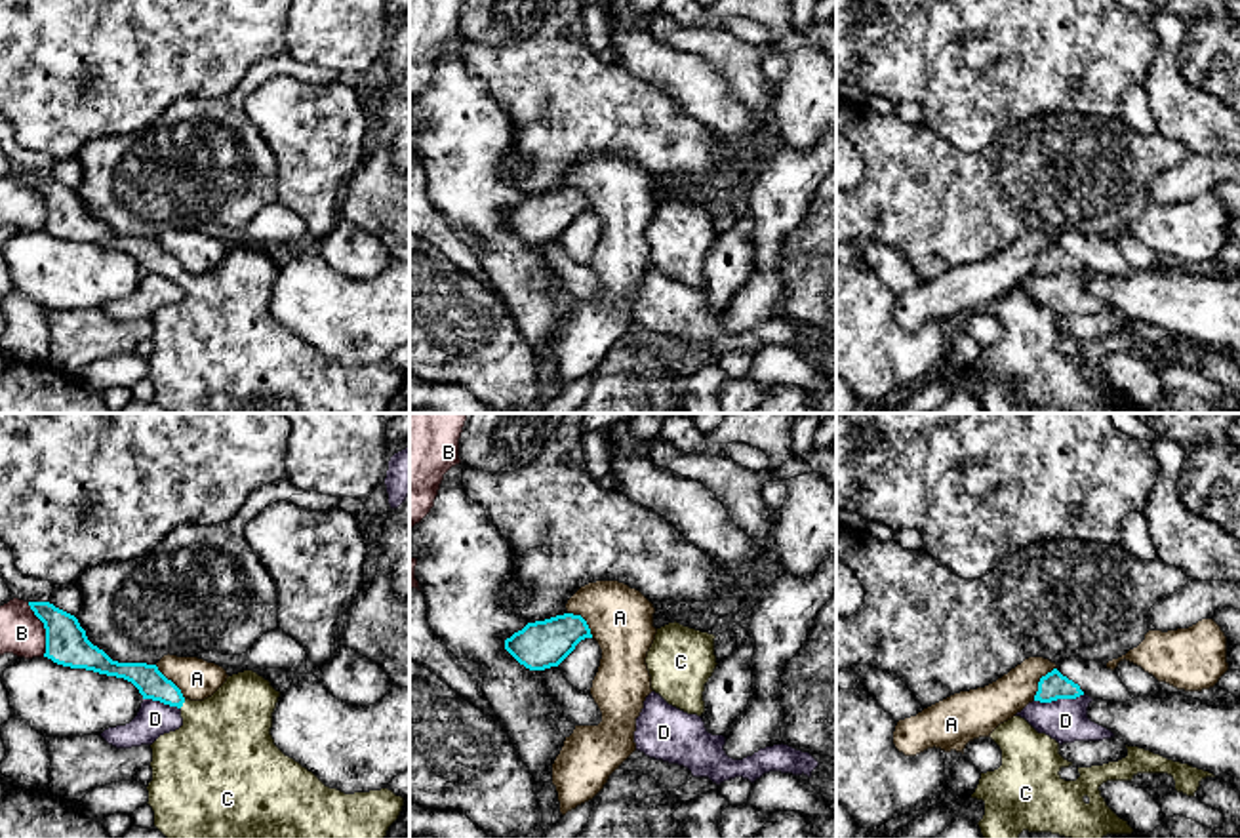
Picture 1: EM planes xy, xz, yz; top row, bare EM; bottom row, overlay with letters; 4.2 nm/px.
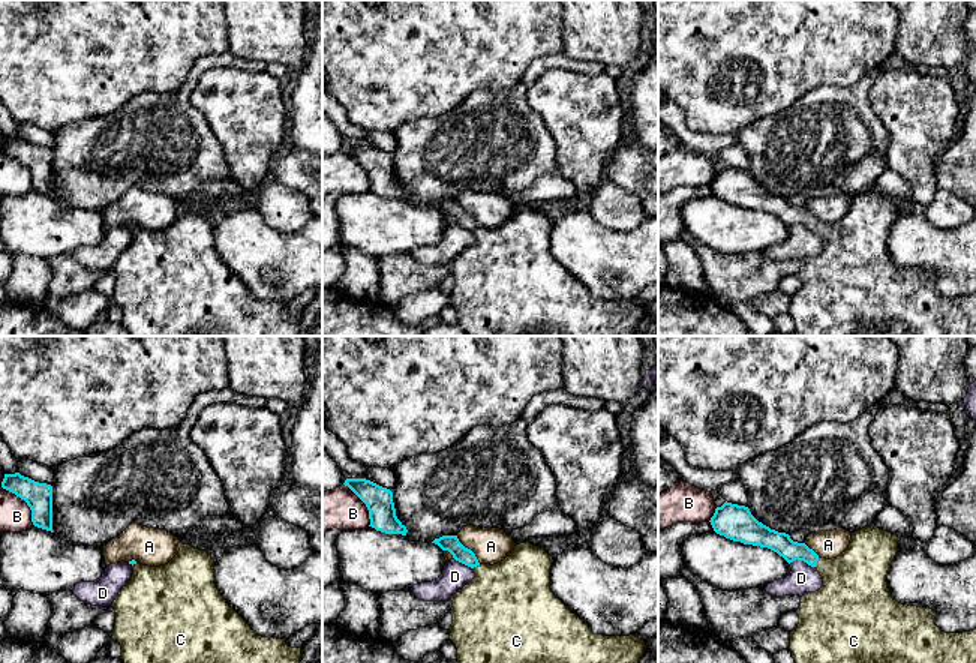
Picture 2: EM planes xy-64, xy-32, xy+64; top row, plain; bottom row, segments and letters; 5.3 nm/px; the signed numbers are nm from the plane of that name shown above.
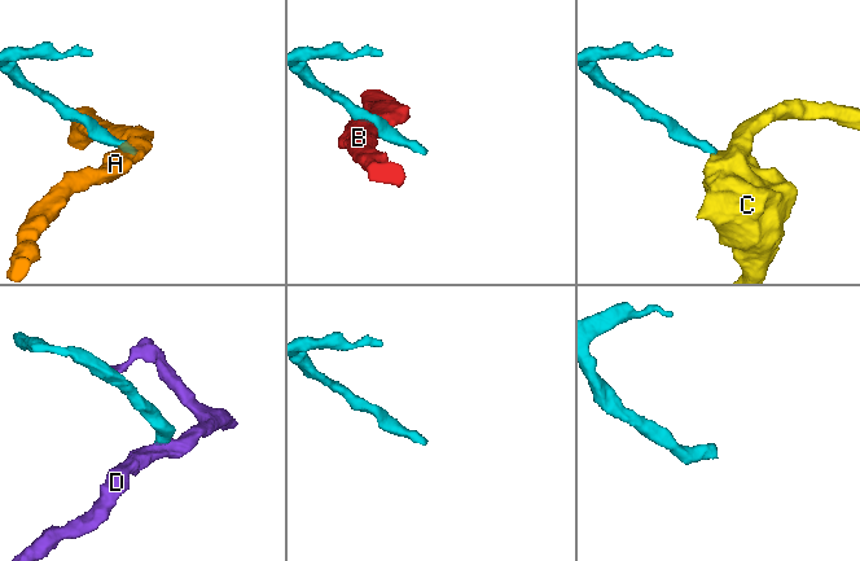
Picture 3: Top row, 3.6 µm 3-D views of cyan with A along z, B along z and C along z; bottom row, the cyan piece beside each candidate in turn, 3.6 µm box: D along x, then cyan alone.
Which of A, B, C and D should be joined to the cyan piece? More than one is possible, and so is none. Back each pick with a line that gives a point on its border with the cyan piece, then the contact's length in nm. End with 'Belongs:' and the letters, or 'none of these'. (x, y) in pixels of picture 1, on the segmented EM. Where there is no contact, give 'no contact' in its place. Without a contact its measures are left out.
C: contact xy (183, 701); length 50 nm
Belongs: C

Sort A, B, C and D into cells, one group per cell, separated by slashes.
A / B / C / D

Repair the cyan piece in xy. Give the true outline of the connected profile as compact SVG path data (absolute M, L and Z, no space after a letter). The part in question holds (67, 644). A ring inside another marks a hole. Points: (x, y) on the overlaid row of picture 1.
M29 602L46 628L46 653L57 665L86 668L131 682L143 699L181 710L183 726L152 745L149 806L166 838L385 838L404 798L389 788L345 794L286 756L270 735L280 691L253 670L244 670L208 699L185 699L156 665L118 663L93 646L78 619L50 602Z

